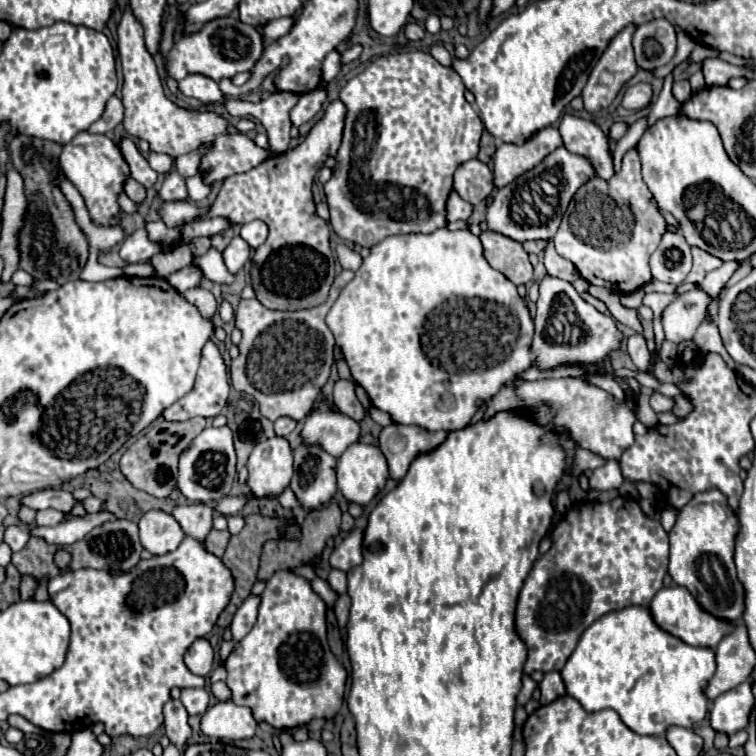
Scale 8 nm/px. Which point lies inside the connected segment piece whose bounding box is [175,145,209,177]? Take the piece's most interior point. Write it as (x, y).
(187, 165)

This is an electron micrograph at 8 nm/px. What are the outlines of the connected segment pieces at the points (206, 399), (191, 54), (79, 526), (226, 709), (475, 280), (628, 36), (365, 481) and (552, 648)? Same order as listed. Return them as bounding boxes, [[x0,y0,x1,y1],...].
[[162,340,230,422],[168,18,262,82],[30,512,114,546],[202,702,256,740],[326,228,536,430],[582,26,640,112],[338,442,388,506],[516,496,668,674]]

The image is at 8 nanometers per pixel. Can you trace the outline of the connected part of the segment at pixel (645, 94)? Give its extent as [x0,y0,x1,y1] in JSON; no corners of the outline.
[622,82,652,110]

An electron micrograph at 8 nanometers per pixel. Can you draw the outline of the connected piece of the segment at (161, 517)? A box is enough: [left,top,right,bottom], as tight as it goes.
[138,510,184,556]

